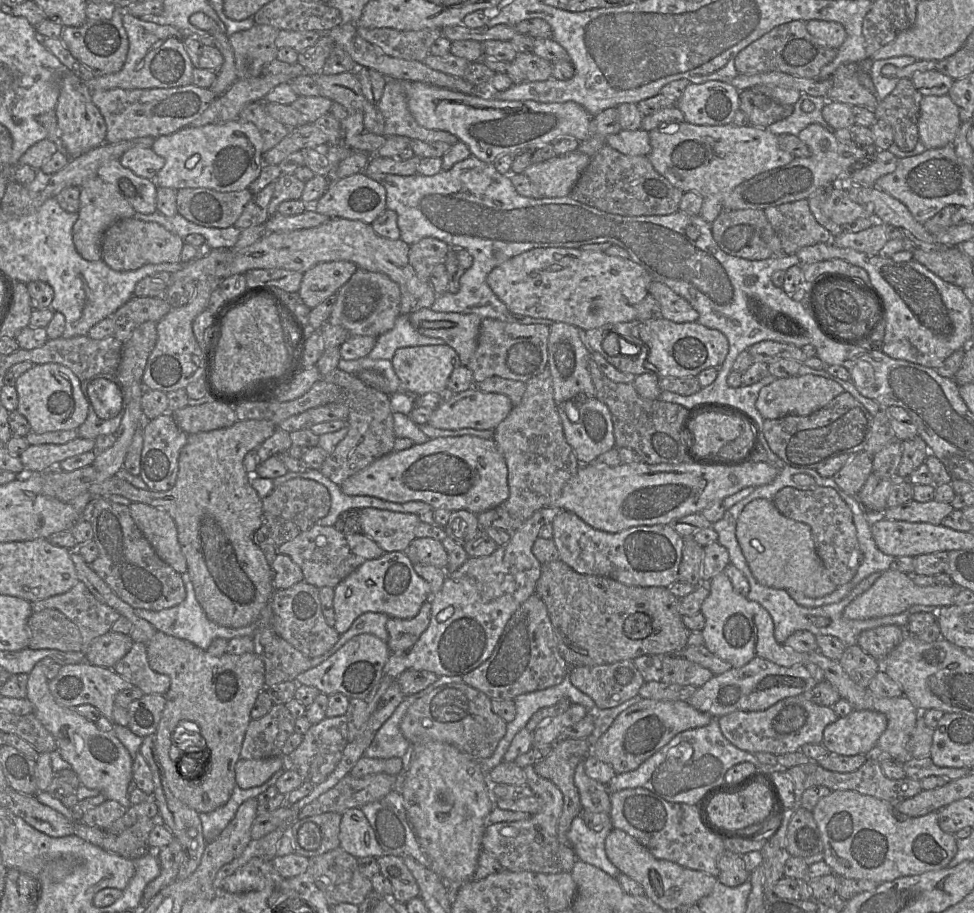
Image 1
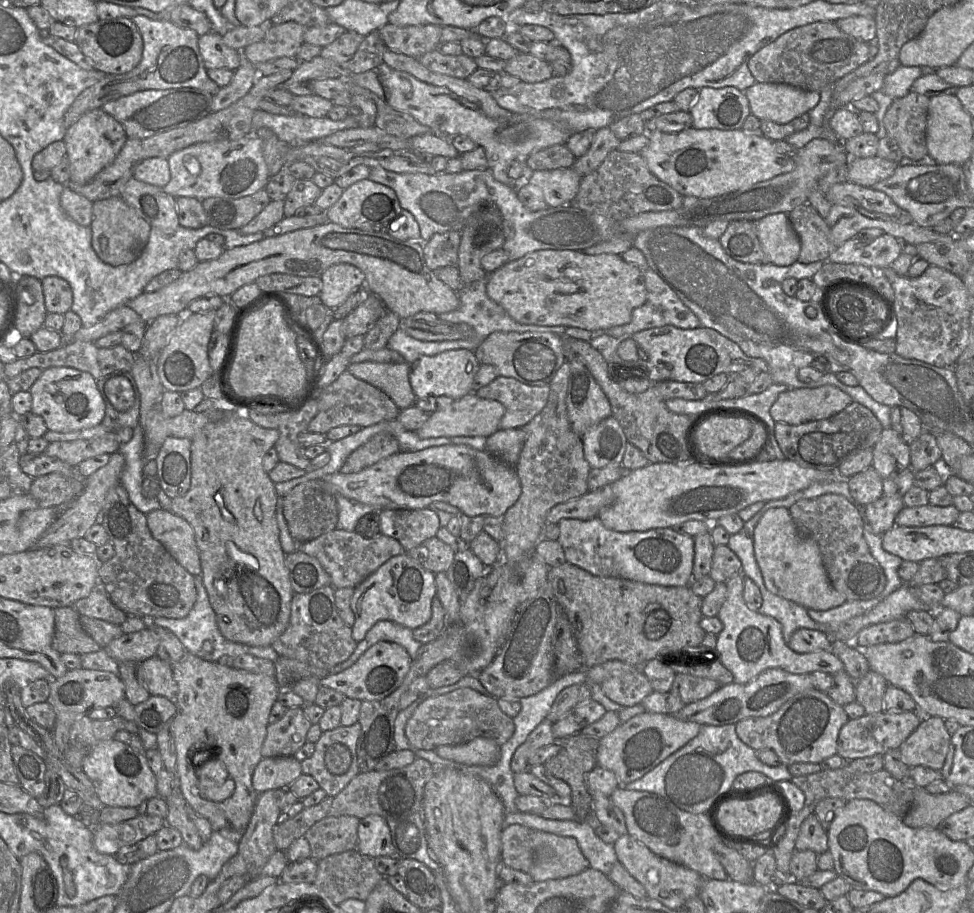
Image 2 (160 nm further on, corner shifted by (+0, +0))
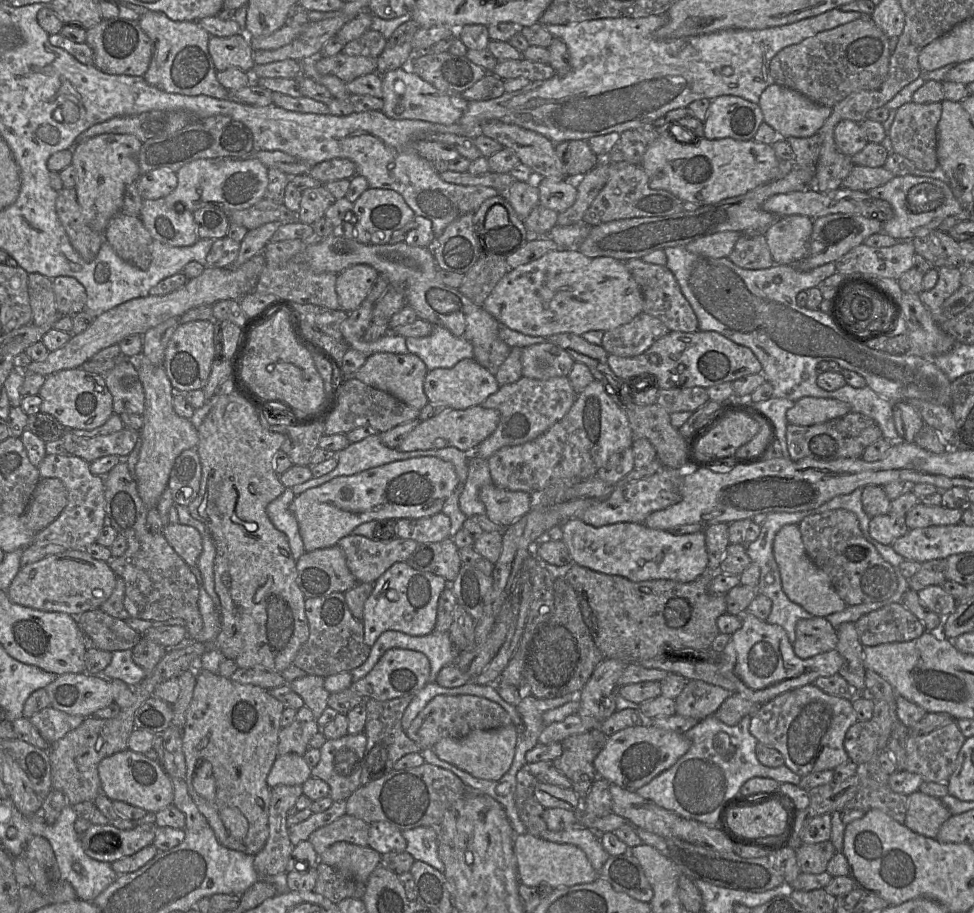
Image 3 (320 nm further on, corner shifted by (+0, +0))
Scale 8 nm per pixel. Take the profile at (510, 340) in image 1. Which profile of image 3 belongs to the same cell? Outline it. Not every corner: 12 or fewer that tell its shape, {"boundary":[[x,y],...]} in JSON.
{"boundary":[[545,341],[522,348],[522,376],[566,376],[575,360]]}

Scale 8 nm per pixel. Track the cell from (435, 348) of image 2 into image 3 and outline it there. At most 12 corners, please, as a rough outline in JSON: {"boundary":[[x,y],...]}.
{"boundary":[[443,326],[406,346],[428,371],[474,358],[472,344]]}

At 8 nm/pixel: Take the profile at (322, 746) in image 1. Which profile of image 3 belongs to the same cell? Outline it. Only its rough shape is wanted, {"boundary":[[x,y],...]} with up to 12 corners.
{"boundary":[[364,732],[326,740],[311,777],[333,801],[362,784]]}

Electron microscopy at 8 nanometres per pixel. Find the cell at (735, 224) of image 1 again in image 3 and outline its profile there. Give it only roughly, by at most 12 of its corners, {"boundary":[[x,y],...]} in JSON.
{"boundary":[[741,235],[728,259],[751,270],[775,265],[764,235]]}

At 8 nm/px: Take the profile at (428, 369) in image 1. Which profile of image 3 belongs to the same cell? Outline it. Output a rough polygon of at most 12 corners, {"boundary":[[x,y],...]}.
{"boundary":[[474,358],[427,372],[429,402],[453,409],[500,388]]}

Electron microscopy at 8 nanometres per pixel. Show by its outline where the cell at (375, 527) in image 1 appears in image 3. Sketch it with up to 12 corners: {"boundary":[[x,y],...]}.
{"boundary":[[443,512],[396,520],[395,533],[419,544],[450,535],[451,520]]}

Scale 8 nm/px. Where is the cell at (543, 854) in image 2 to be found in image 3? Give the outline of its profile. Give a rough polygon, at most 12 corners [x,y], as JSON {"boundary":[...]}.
{"boundary":[[516,835],[519,882],[553,889],[599,877],[585,852]]}

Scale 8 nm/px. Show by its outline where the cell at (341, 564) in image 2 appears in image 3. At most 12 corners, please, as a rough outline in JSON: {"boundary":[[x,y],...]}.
{"boundary":[[412,539],[337,542],[358,583],[374,583],[406,562]]}

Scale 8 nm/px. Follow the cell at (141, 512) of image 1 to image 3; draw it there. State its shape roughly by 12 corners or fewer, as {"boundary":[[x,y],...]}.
{"boundary":[[169,523],[161,533],[189,567],[202,538],[194,527]]}

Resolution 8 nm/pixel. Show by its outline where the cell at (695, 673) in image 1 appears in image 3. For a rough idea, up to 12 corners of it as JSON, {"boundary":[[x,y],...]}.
{"boundary":[[688,680],[675,699],[676,714],[702,721],[732,693]]}

